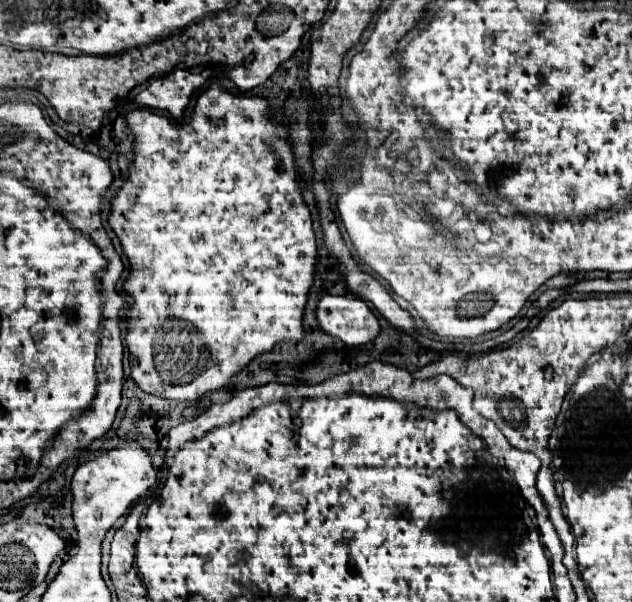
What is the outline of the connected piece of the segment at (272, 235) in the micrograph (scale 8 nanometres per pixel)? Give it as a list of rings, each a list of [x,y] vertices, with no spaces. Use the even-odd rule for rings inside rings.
[[[212,84],[208,90],[204,90],[198,96],[190,124],[184,126],[170,126],[168,118],[158,116],[150,110],[134,110],[126,114],[126,122],[136,136],[134,162],[130,166],[128,182],[118,190],[118,194],[112,200],[112,214],[108,222],[116,232],[118,240],[122,242],[122,250],[128,256],[132,268],[128,280],[124,282],[124,290],[134,298],[134,306],[128,310],[130,326],[126,334],[126,344],[130,350],[132,380],[148,394],[162,396],[162,398],[176,398],[176,400],[196,400],[210,390],[224,388],[230,376],[240,372],[254,356],[272,350],[276,342],[302,340],[302,312],[306,306],[308,290],[312,286],[314,266],[318,256],[316,238],[312,230],[310,212],[302,200],[298,184],[294,182],[296,180],[294,154],[292,154],[292,146],[286,140],[286,130],[282,130],[282,124],[276,124],[266,116],[268,112],[264,110],[262,98],[230,94],[220,84]],[[156,364],[190,366],[190,382],[174,384],[172,380],[168,380],[168,372],[166,374],[158,372]]]

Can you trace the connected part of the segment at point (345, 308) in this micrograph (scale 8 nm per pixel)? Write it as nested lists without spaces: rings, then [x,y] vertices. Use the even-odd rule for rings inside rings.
[[[324,296],[316,310],[318,326],[346,346],[360,346],[380,332],[378,318],[356,296]]]

